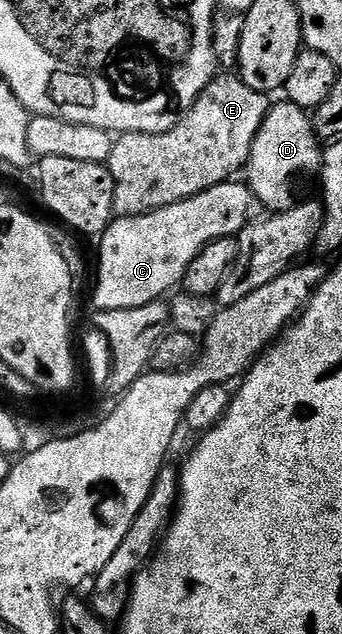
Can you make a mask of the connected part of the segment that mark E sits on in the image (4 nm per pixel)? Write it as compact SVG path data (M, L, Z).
M217 75L206 87L206 91L202 91L202 95L194 103L194 107L180 122L173 127L169 133L121 133L115 138L112 154L106 162L108 170L112 173L112 178L116 184L114 191L114 207L116 213L122 217L137 217L143 213L148 213L152 209L161 209L167 205L173 205L179 201L190 199L194 195L198 195L202 191L206 191L215 185L221 185L224 181L231 181L237 176L236 172L243 170L248 163L248 156L252 154L254 147L254 139L258 135L258 131L262 127L262 123L266 119L270 108L269 94L262 91L254 91L254 87L246 87L246 83L238 75Z

